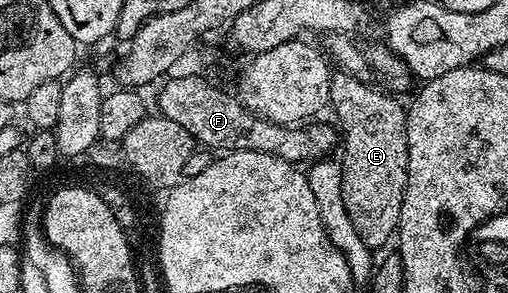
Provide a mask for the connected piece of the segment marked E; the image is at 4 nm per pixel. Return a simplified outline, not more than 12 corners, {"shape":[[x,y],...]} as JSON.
{"shape":[[337,69],[342,204],[369,248],[400,229],[408,112]]}

